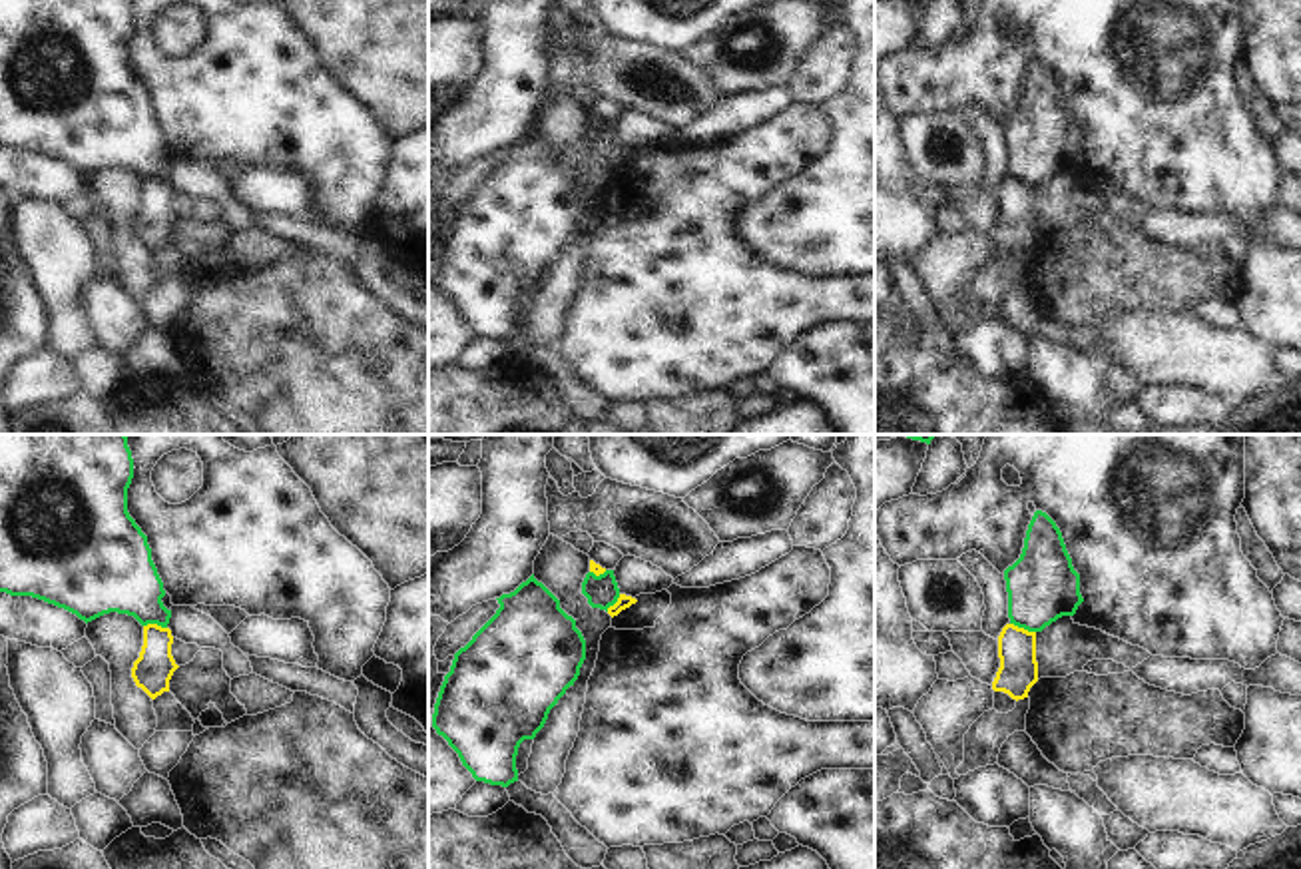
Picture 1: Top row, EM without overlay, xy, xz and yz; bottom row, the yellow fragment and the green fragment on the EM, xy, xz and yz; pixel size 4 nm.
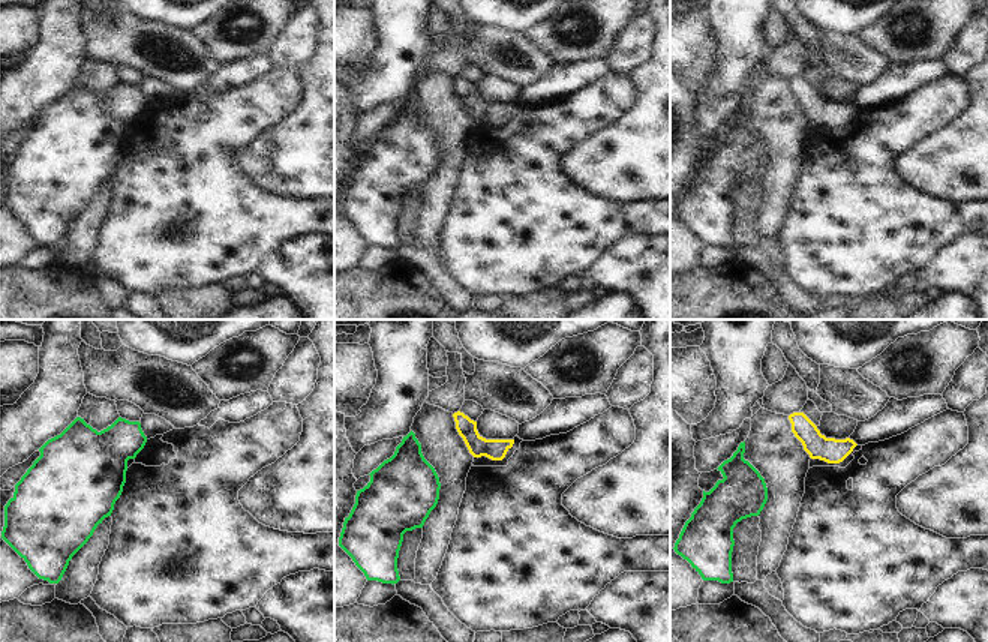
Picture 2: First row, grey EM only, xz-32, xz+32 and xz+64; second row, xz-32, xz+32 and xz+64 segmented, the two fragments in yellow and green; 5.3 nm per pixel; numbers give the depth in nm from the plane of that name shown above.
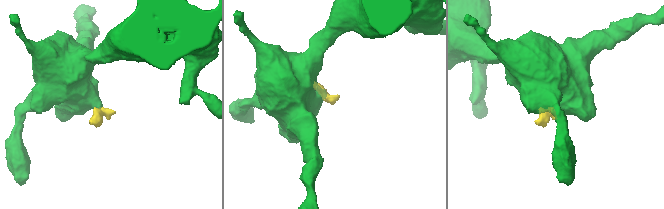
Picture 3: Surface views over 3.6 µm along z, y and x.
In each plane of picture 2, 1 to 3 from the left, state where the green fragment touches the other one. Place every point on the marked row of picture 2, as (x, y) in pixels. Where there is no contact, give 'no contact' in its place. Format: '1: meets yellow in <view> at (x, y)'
1: no contact
2: no contact
3: no contact

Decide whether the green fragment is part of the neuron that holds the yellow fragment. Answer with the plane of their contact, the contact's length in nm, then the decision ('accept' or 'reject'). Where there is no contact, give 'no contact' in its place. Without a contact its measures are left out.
contact in yz; length 110 nm; reject

